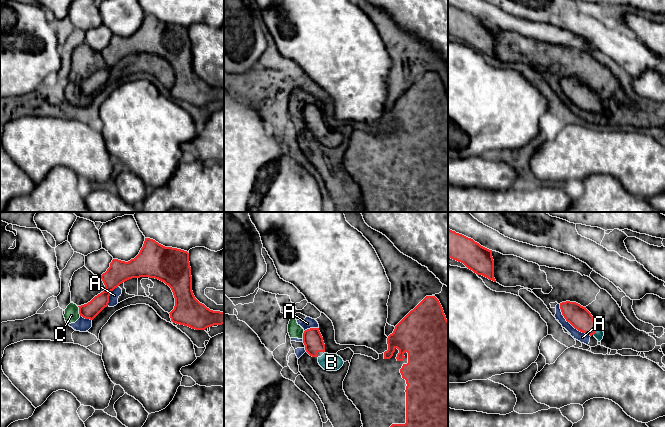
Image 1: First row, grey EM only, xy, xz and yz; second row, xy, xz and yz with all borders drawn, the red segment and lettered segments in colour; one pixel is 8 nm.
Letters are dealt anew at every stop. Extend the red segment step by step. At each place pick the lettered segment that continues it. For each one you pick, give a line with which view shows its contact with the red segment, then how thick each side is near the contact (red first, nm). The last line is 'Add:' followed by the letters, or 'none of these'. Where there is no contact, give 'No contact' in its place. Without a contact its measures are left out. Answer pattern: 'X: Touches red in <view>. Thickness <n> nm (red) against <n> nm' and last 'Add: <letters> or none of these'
B: Touches red in yz. Thickness 180 nm (red) against 70 nm
Add: B

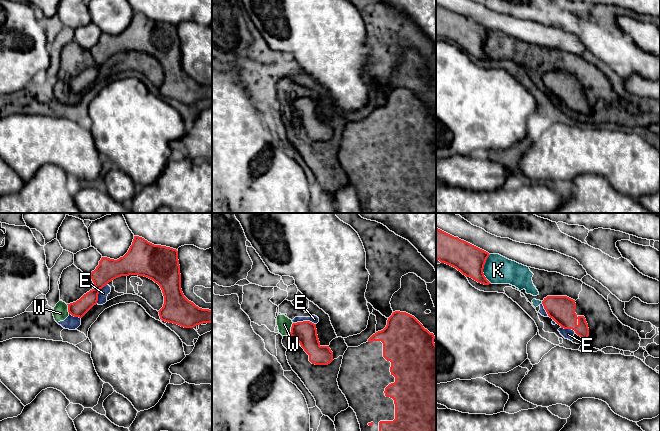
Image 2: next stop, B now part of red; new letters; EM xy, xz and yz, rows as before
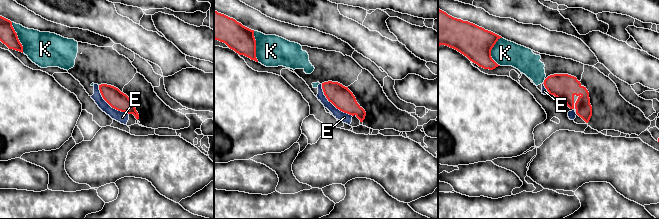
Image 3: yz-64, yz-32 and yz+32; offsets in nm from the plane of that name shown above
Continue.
Add: none of these

